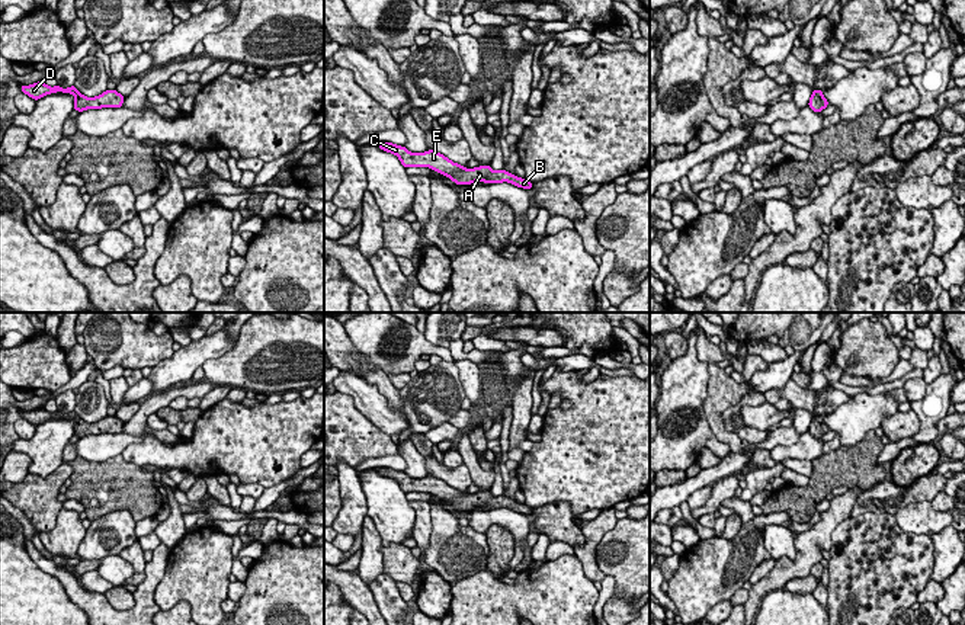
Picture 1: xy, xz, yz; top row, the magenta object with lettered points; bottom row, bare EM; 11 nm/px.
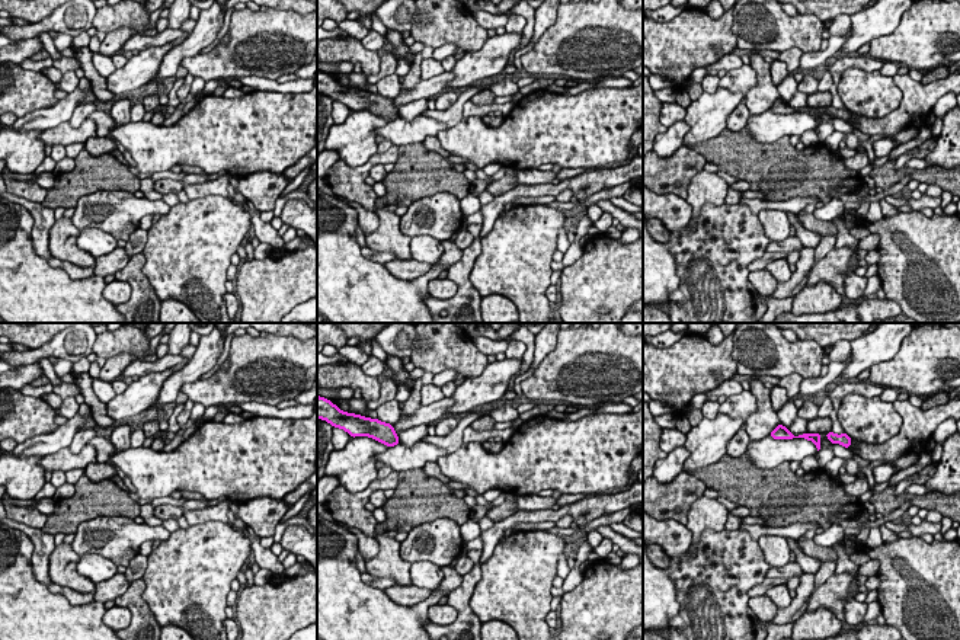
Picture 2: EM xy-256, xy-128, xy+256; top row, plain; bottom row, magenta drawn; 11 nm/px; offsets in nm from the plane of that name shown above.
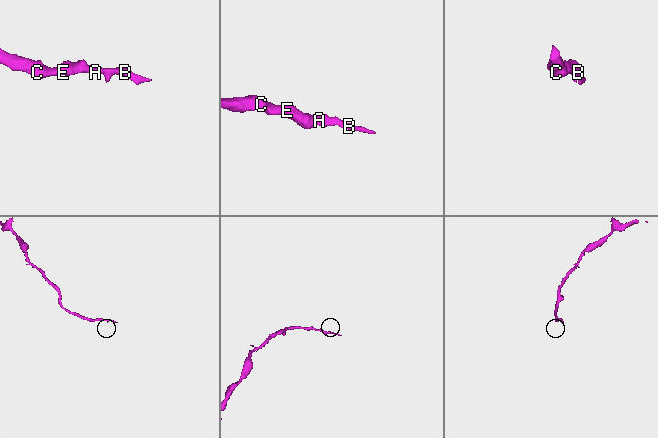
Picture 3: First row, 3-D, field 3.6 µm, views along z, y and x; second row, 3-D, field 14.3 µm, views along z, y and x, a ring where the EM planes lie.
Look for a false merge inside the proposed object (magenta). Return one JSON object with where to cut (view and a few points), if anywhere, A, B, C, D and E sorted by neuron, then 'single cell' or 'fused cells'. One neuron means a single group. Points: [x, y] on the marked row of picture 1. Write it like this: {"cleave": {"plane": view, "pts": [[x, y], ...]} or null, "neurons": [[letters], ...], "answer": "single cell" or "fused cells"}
{"cleave": null, "neurons": [["A", "B", "C", "D", "E"]], "answer": "single cell"}

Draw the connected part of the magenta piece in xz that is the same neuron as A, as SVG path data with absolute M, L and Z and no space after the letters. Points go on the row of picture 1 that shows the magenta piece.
M372 142L381 150L395 154L404 167L430 167L432 170L448 176L456 185L471 185L475 182L501 183L509 182L517 188L532 189L532 182L525 177L516 177L514 174L498 170L494 172L491 166L481 166L475 169L465 169L461 164L451 161L448 157L429 150L426 153L410 153L405 147L395 145L392 142Z

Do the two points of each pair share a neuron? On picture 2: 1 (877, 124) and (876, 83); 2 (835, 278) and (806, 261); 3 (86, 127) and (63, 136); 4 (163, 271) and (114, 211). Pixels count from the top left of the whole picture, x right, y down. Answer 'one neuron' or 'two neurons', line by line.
1: two neurons
2: two neurons
3: one neuron
4: two neurons

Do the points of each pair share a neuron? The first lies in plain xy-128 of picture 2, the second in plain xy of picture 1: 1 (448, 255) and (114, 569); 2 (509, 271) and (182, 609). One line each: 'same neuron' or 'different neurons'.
1: different neurons
2: different neurons

